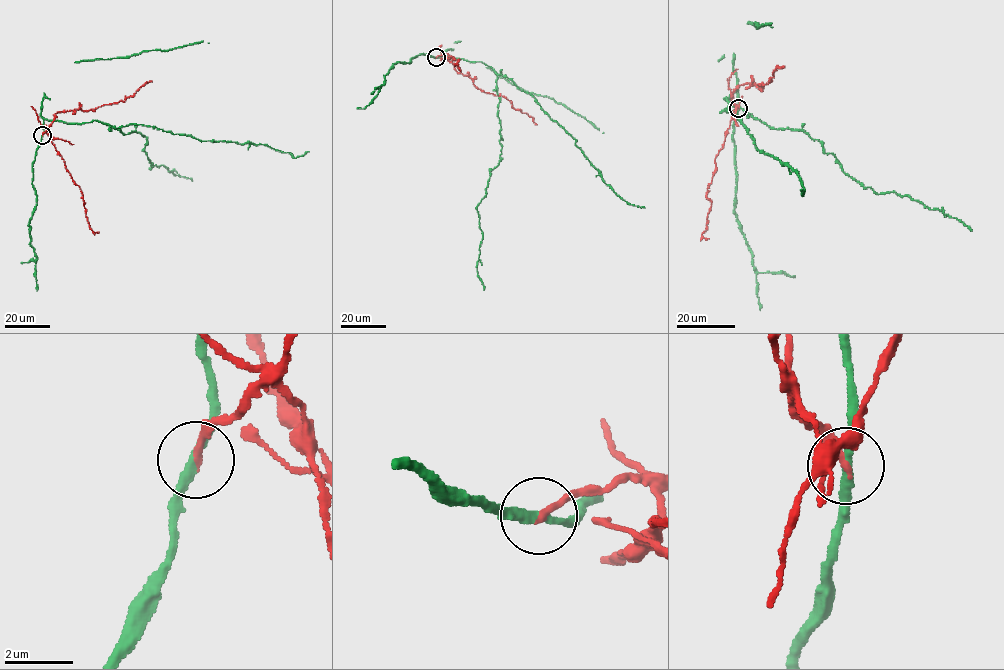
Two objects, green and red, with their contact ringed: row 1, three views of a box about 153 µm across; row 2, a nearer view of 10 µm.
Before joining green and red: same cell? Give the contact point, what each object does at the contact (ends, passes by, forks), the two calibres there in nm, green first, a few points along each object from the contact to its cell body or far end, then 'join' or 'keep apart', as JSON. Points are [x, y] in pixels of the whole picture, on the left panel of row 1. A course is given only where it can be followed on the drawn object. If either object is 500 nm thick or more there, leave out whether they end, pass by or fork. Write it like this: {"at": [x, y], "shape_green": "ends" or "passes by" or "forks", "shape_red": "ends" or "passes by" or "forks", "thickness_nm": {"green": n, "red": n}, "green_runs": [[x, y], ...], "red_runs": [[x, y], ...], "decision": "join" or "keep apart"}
{"at": [42, 135], "shape_green": "passes by", "shape_red": "ends", "thickness_nm": {"green": 240, "red": 200}, "green_runs": [[42, 135], [45, 119], [97, 120], [124, 134], [138, 132], [146, 138], [150, 169], [162, 165], [192, 180]], "red_runs": [[42, 135], [57, 112], [88, 110], [117, 103], [132, 96], [152, 81]], "decision": "keep apart"}

